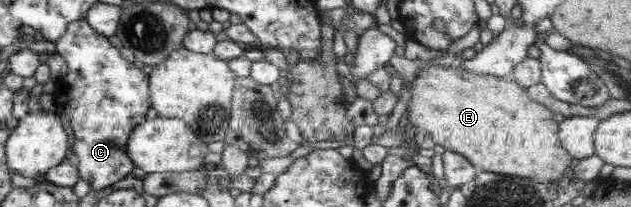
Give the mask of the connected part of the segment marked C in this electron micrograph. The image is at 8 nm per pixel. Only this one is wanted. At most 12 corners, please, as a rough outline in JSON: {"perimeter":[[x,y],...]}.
{"perimeter":[[86,21],[53,45],[61,109],[94,191],[134,168],[149,77]]}

